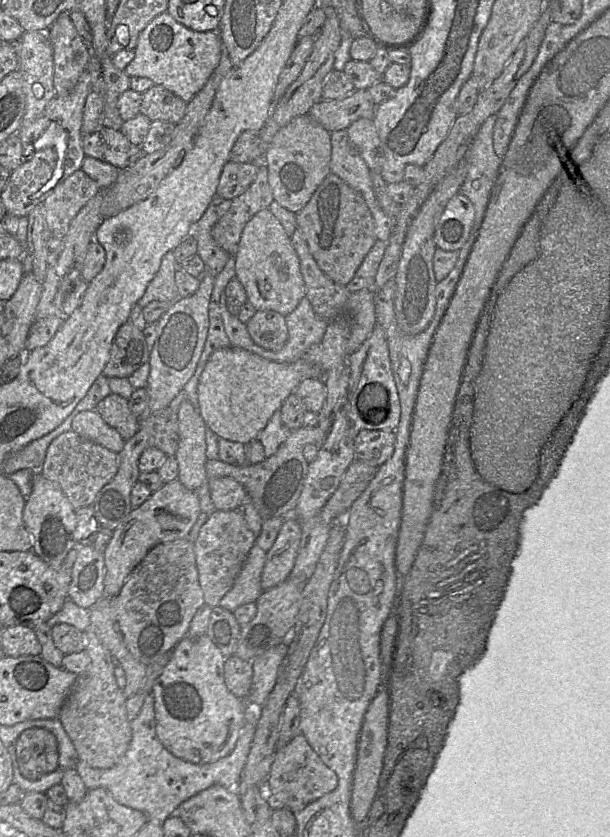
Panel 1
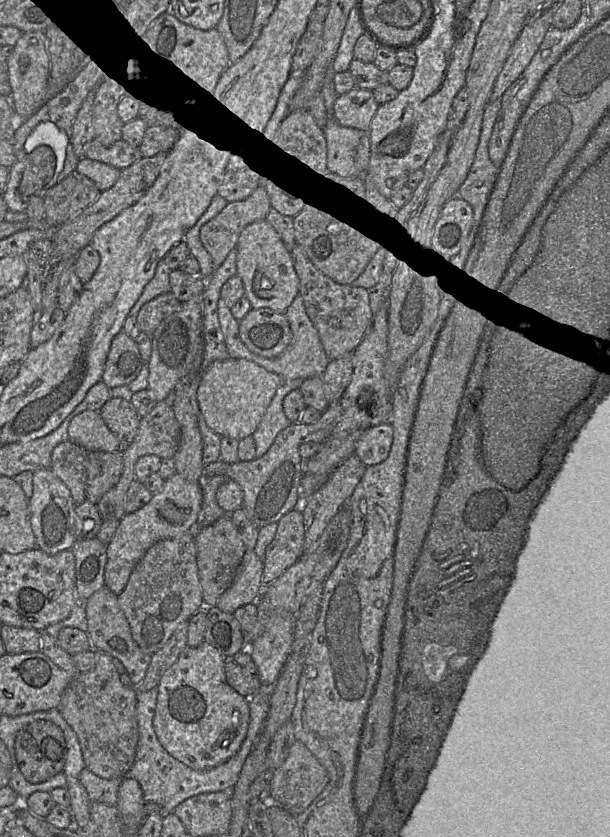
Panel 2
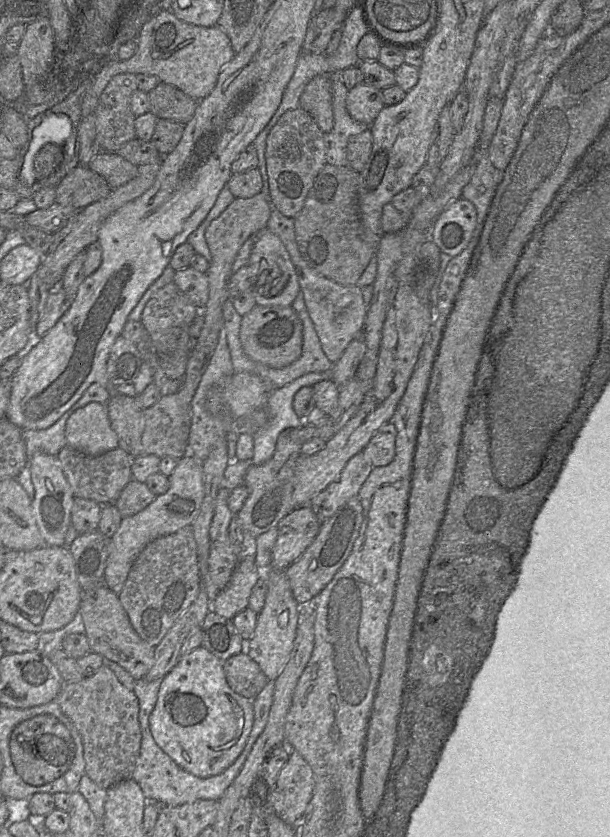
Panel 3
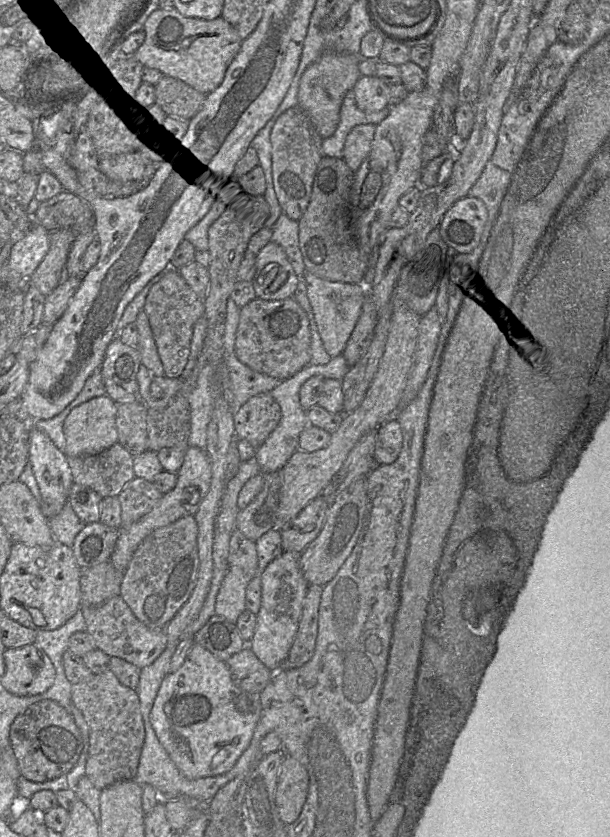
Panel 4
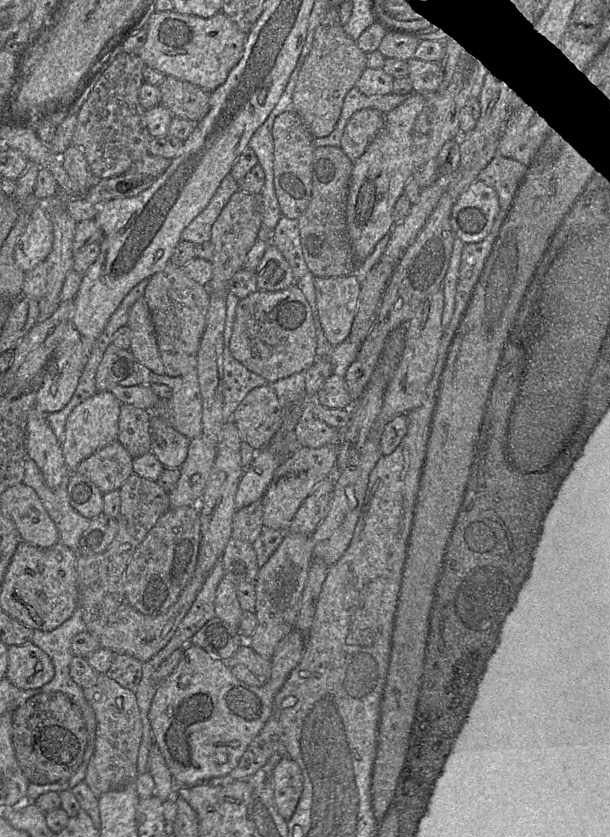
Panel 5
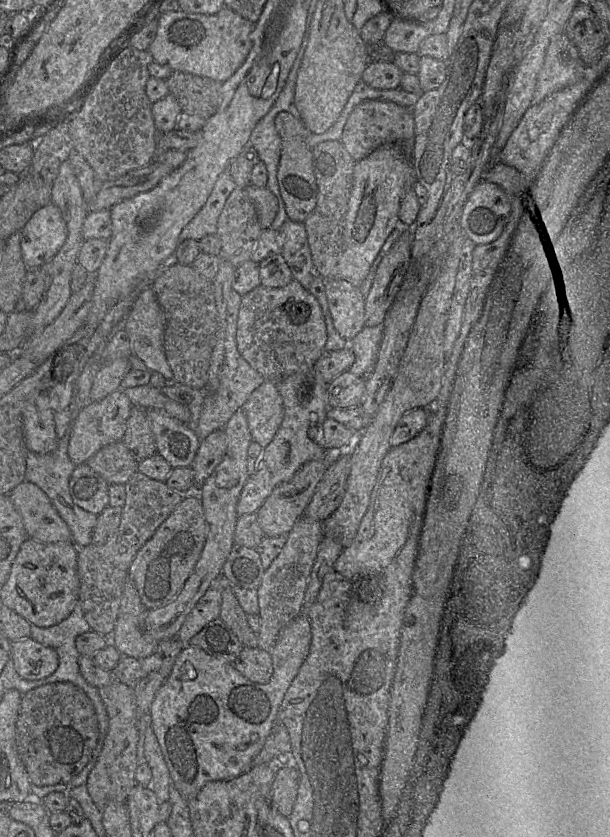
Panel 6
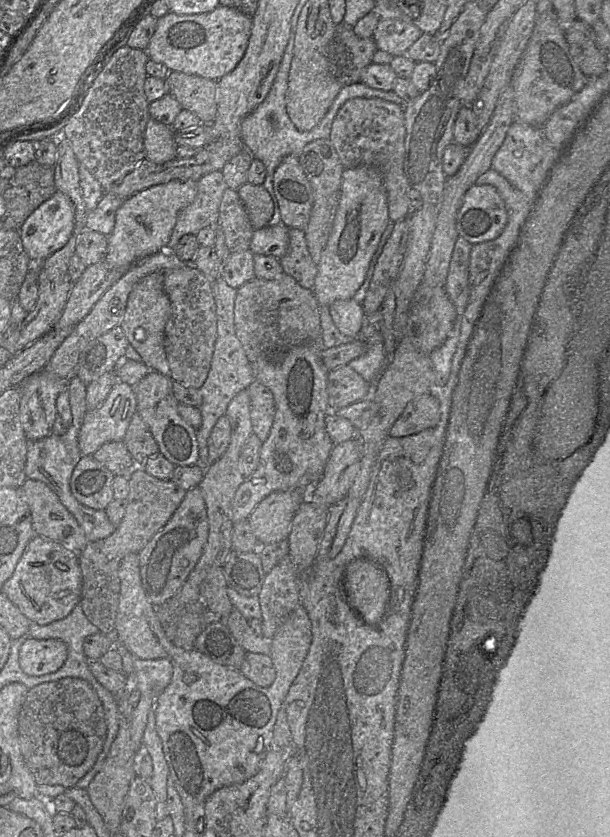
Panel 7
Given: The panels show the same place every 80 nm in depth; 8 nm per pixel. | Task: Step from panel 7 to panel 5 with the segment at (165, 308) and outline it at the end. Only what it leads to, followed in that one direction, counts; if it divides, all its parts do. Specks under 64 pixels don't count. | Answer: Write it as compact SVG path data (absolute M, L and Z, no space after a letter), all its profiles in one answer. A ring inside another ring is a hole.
M144 296L131 308L128 327L131 330L130 351L135 361L144 365L152 374L164 375L165 369L157 345L155 327Z

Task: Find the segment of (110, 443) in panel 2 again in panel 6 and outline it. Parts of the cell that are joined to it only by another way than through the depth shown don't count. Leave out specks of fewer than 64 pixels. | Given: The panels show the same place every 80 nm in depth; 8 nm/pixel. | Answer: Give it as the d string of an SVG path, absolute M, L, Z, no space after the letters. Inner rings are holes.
M122 388L113 391L100 401L90 401L84 406L73 421L70 429L67 452L72 462L75 465L86 463L102 447L121 441L132 407L132 402Z

